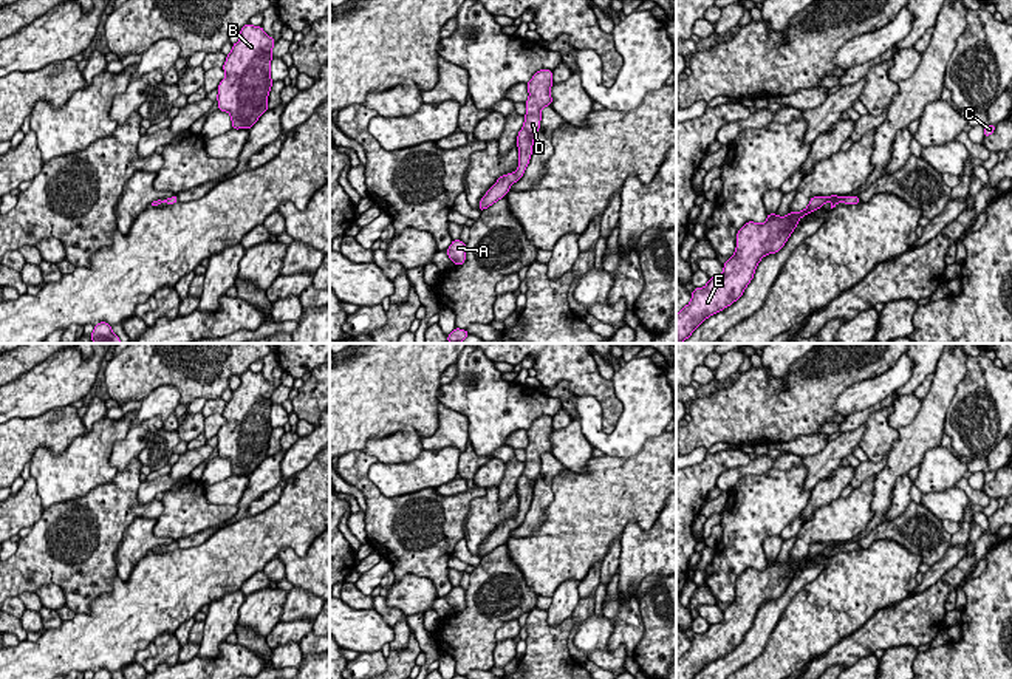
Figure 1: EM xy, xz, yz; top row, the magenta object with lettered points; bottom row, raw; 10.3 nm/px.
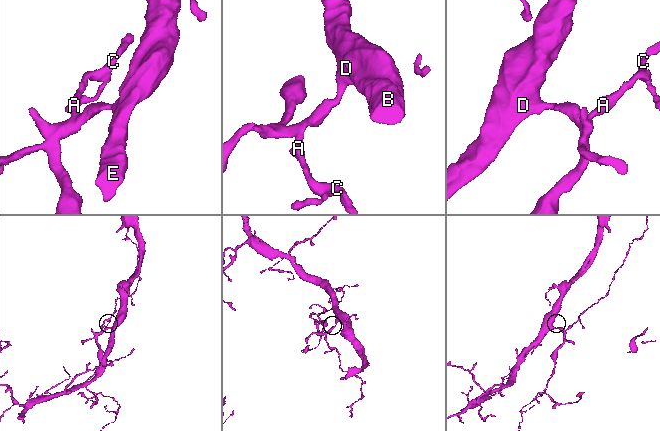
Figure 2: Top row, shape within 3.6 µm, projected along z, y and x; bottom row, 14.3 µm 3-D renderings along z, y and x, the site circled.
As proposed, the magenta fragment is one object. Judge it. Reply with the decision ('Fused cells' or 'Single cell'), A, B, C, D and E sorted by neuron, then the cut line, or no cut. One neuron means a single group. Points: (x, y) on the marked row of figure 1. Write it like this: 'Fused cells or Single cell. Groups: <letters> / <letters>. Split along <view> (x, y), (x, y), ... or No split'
Single cell. Groups: A B C D E. No split

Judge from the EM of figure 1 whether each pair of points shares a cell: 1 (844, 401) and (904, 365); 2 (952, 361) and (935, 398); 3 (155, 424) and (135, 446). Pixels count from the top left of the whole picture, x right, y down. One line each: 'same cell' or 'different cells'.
1: same cell
2: same cell
3: same cell

